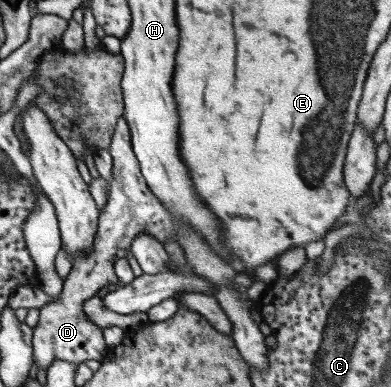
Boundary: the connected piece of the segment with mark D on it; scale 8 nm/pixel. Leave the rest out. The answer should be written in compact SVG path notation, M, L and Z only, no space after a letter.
M124 118L116 122L108 148L112 159L111 181L102 213L99 213L97 229L90 250L75 254L71 269L63 280L58 300L45 304L39 310L37 325L31 328L31 347L37 370L47 368L53 360L80 363L84 360L105 360L108 349L100 333L100 327L92 324L84 315L81 302L95 296L105 284L119 284L112 270L116 250L129 247L139 232L153 236L158 242L168 238L175 241L174 220L171 214L154 196L139 171L139 164L132 152L129 130Z

